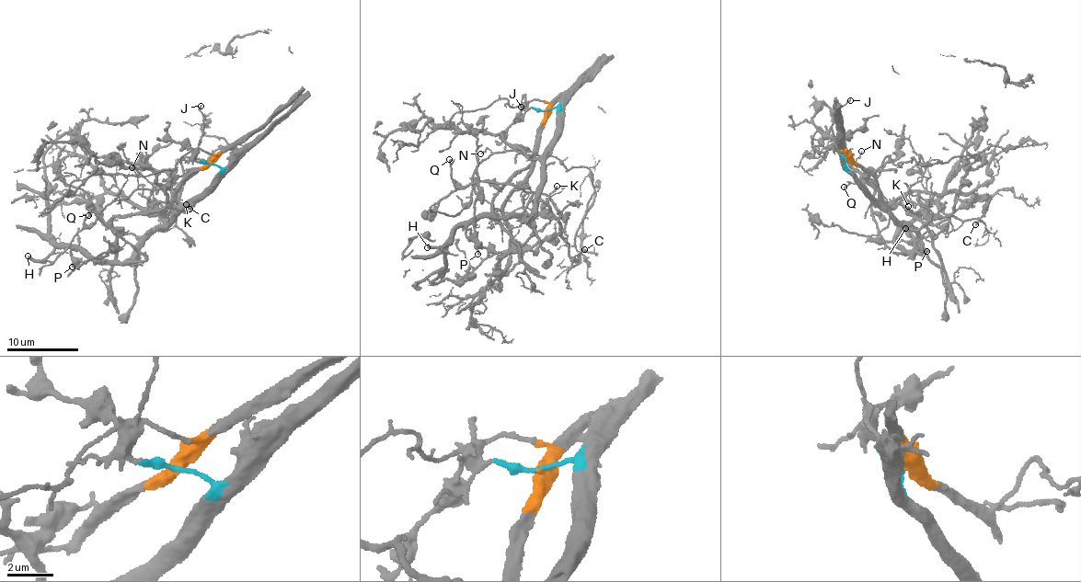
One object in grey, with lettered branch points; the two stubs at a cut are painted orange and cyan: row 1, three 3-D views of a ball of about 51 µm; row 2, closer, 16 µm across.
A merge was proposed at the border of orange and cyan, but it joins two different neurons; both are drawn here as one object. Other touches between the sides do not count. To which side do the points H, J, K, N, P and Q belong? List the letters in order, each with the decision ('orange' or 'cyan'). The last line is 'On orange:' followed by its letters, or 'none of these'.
H: cyan
J: cyan
K: cyan
N: orange
P: cyan
Q: cyan
On orange: N

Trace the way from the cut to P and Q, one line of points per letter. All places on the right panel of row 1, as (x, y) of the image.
P: (846, 160), (879, 201), (915, 233), (914, 247), (907, 252), (896, 245), (901, 232), (906, 230), (927, 251)
Q: (846, 160), (879, 201), (915, 233), (915, 247), (902, 253), (886, 245), (870, 205), (873, 187), (844, 188)

